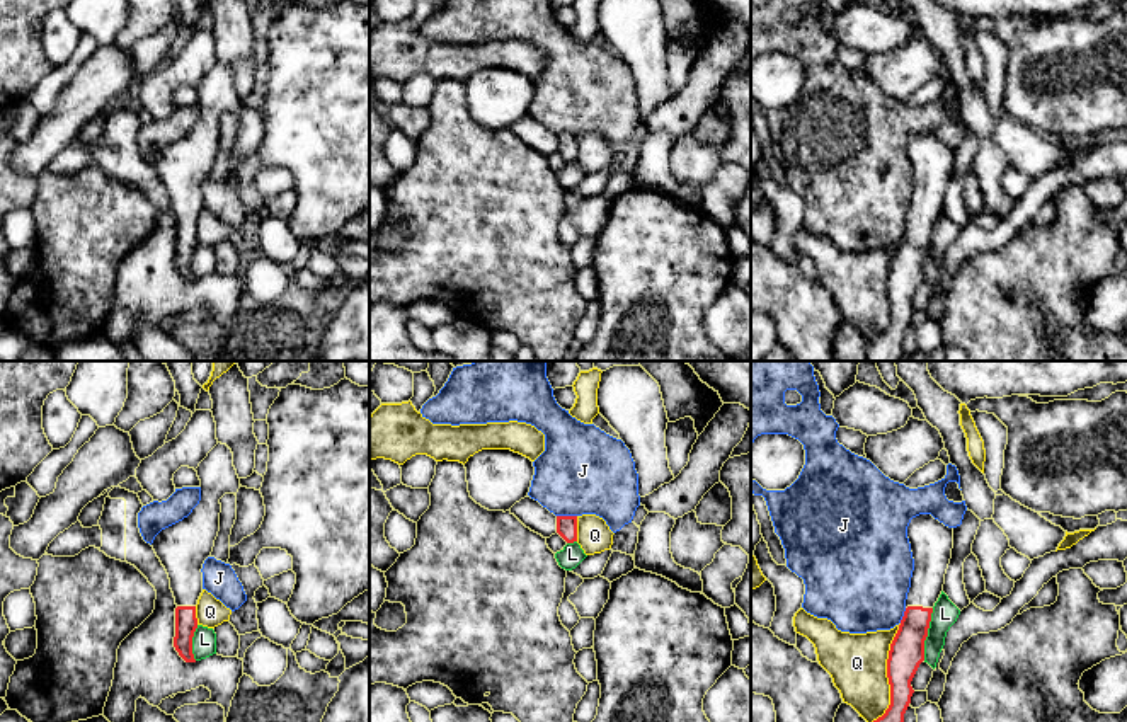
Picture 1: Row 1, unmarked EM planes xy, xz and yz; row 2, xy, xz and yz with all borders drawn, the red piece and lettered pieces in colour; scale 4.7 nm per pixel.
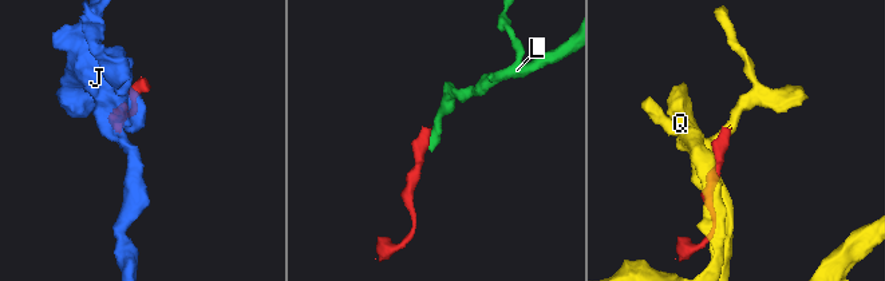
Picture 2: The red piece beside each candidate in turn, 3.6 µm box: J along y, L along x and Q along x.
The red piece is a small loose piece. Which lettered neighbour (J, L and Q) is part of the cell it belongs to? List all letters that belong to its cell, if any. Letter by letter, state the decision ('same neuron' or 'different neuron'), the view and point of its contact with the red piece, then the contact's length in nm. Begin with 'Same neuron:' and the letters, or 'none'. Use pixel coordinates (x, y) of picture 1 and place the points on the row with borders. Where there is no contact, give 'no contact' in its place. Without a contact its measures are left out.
Same neuron: none
J: different neuron; meets red in xz at (567, 516); contact 100 nm long
L: different neuron; meets red in yz at (926, 634); contact 260 nm long
Q: different neuron; meets red in yz at (887, 675); contact 480 nm long

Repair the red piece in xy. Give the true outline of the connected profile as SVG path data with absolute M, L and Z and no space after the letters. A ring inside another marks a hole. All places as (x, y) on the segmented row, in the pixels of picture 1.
M218 443L196 468L201 501L182 521L162 530L152 547L165 567L175 598L174 647L186 662L196 662L192 637L197 628L196 605L203 593L203 564L211 557L220 531L220 499L237 494L240 478L233 453Z

